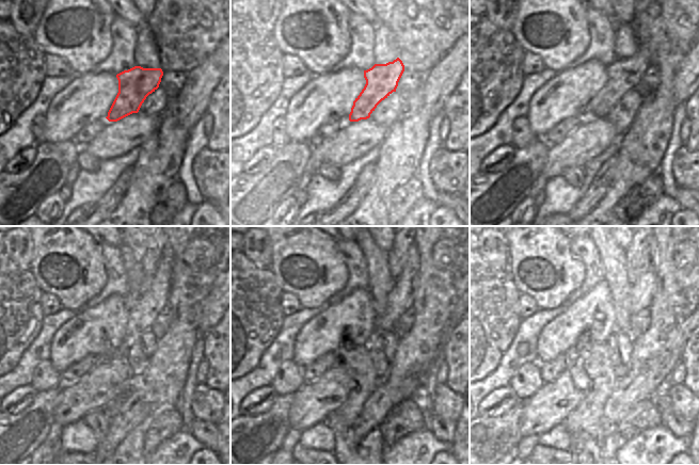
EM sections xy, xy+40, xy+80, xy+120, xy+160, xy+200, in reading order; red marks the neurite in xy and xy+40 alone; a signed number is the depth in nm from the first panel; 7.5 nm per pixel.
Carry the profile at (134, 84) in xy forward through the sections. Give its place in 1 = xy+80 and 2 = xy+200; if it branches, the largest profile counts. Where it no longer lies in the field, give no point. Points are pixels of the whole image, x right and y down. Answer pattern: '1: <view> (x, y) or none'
1: xy+80 (622, 75)
2: xy+200 (640, 297)

